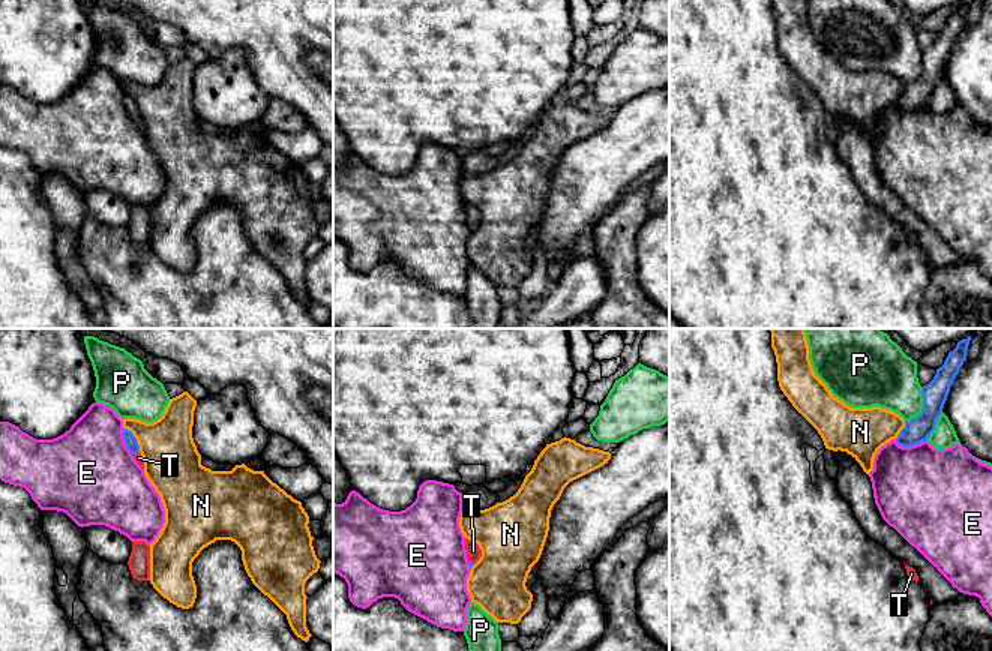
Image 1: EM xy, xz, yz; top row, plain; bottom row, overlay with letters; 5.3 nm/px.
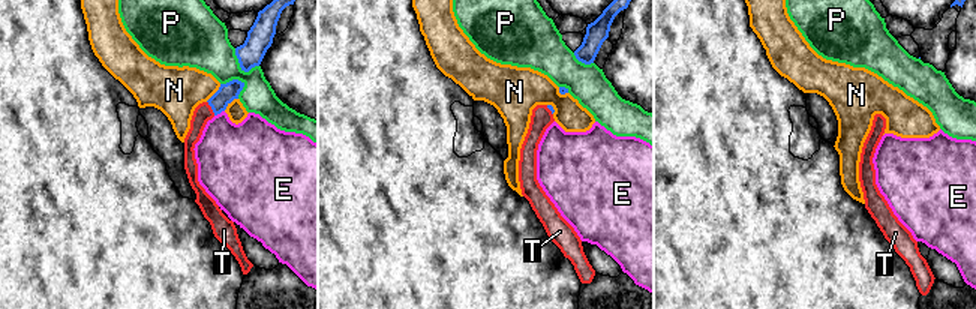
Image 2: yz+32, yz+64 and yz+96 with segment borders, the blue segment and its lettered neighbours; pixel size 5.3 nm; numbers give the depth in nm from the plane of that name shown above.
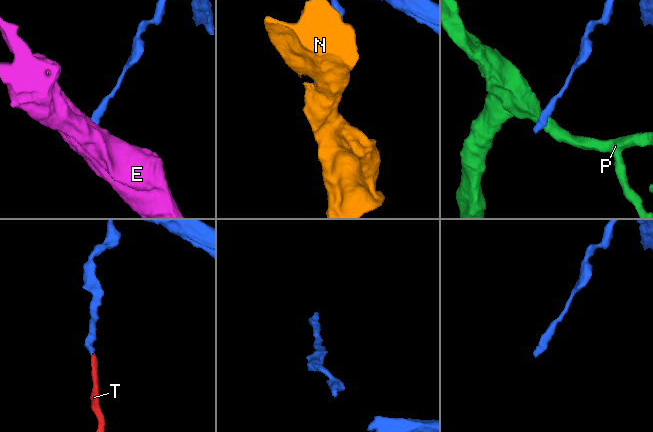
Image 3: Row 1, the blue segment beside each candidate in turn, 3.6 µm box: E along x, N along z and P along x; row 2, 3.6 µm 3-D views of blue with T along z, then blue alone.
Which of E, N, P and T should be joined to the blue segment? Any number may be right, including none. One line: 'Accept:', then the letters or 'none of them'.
Accept: T

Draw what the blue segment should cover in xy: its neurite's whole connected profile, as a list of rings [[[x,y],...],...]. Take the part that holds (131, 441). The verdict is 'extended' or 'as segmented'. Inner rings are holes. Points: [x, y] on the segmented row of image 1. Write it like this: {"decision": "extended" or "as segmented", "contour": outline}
{"decision": "extended", "contour": [[[125,429],[123,430],[123,440],[125,440],[125,444],[126,444],[128,450],[131,452],[131,454],[137,460],[137,464],[144,470],[144,459],[140,453],[140,446],[138,446],[138,441],[134,436],[134,434],[128,429]]]}

